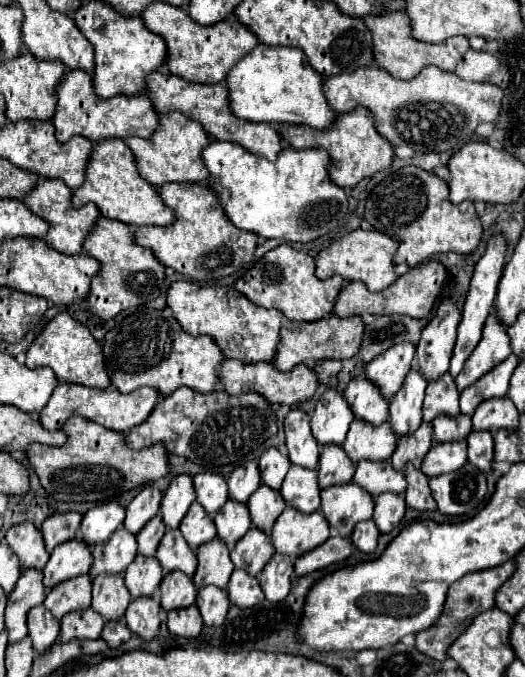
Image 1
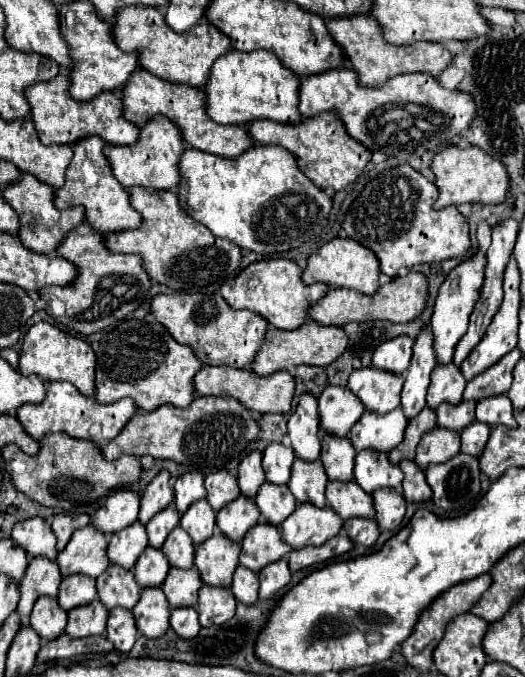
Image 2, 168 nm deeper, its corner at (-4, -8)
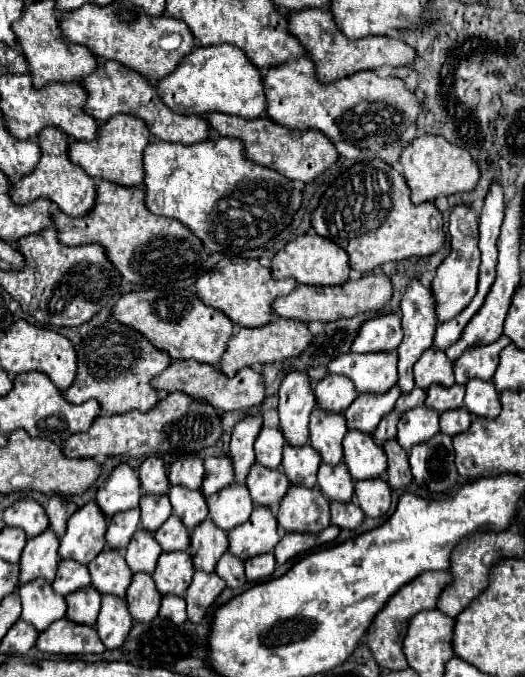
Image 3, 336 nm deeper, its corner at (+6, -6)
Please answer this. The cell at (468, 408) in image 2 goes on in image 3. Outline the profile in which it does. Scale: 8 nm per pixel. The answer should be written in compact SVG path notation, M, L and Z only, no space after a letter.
M430 386L426 392L426 406L436 410L436 412L448 412L448 410L456 410L462 406L464 400L464 386Z

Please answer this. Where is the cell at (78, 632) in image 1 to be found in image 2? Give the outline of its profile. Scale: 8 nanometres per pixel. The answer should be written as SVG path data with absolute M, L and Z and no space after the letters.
M96 598L94 604L74 608L74 612L68 612L66 634L72 638L104 634L106 620L108 620L108 612L106 608L102 608L102 602Z

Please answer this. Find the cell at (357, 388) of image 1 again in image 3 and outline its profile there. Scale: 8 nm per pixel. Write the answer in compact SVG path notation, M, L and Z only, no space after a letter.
M396 350L392 354L344 354L344 358L336 358L332 366L328 366L330 372L346 376L354 382L356 392L360 394L386 394L396 384Z

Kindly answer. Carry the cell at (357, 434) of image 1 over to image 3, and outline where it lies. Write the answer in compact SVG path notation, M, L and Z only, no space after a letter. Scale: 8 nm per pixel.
M396 386L388 390L384 398L368 398L368 394L358 394L356 402L352 402L352 406L344 412L348 430L372 434L378 428L380 420L394 410L398 396L400 396L400 390L396 390Z

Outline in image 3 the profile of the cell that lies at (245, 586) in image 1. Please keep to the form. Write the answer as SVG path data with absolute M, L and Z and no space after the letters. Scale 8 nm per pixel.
M228 552L218 560L216 574L226 582L228 588L242 588L246 584L244 564L238 558L232 558L232 554Z

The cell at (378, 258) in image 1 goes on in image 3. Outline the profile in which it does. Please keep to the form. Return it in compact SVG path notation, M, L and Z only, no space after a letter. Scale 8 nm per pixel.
M304 234L292 240L284 250L280 250L272 260L272 276L276 280L294 278L300 284L314 286L340 286L350 278L350 260L348 254L336 246L332 240L322 238L318 234Z

